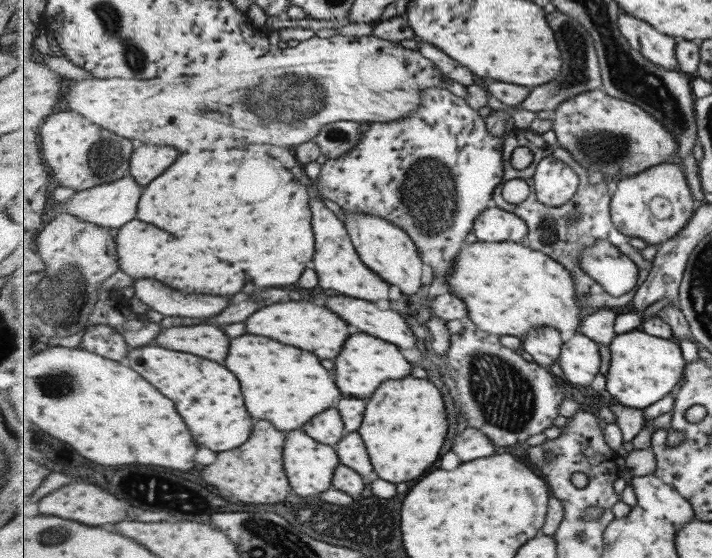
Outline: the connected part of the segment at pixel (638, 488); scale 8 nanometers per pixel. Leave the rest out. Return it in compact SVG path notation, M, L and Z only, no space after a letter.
M657 475L634 477L633 488L639 496L639 506L645 510L659 510L661 514L677 512L677 524L685 524L696 518L693 505L673 486L665 484Z

